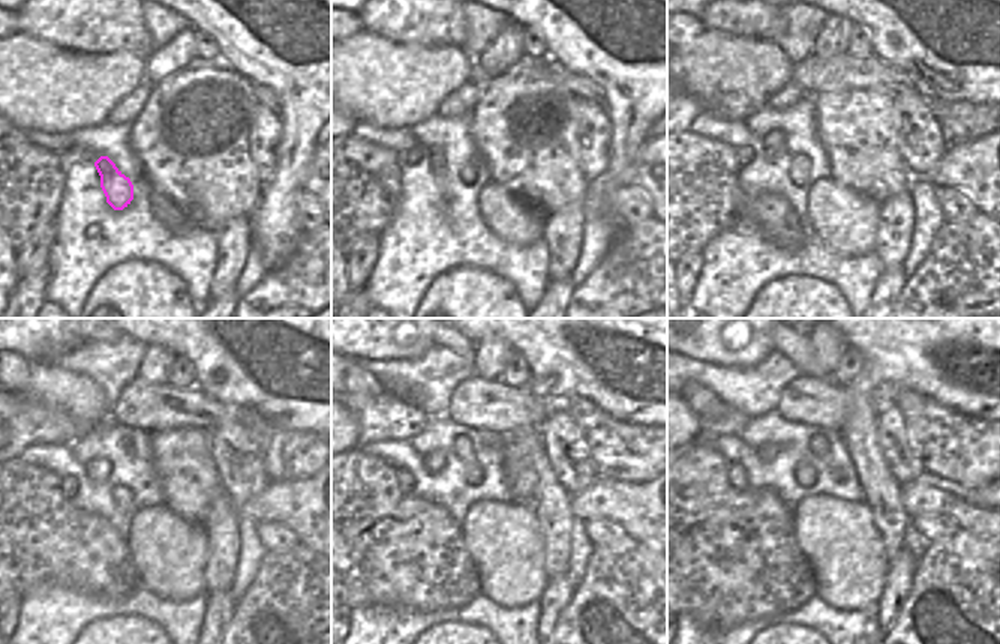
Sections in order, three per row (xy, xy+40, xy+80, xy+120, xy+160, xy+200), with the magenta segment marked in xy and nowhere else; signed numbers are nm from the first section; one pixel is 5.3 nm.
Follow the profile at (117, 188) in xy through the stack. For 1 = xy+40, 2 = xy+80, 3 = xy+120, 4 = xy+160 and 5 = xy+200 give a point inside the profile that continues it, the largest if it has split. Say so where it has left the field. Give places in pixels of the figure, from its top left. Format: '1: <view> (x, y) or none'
1: xy+40 (437, 156)
2: xy+80 (774, 140)
3: xy+120 (98, 470)
4: xy+160 (435, 461)
5: xy+200 (768, 452)

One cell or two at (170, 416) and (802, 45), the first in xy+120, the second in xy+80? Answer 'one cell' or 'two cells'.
two cells

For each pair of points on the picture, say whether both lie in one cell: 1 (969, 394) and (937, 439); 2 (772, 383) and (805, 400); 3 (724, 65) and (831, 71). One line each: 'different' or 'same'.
1: different
2: different
3: different

